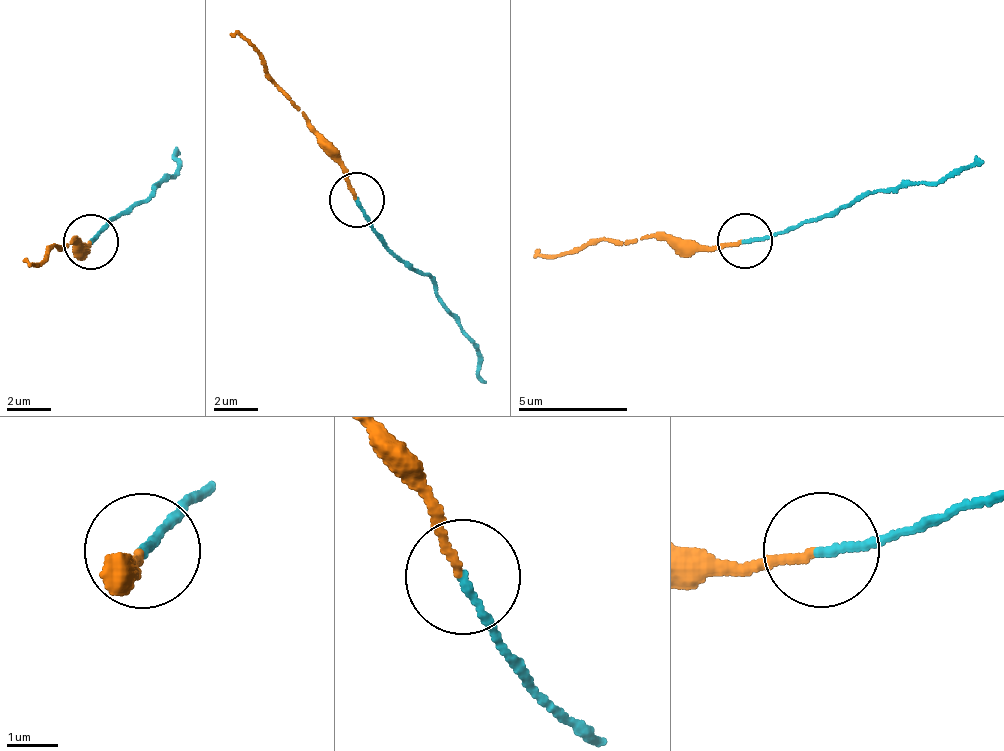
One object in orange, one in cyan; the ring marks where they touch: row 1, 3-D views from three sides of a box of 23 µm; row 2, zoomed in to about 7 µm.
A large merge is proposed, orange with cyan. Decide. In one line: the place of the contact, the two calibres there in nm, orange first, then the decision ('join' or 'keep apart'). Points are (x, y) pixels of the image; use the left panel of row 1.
(91, 241) | 140/150 nm | keep apart

